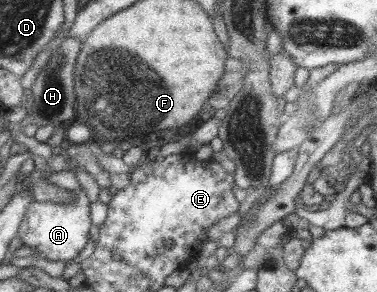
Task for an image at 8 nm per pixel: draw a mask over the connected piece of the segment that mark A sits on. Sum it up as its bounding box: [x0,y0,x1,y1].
[16,171,91,263]

